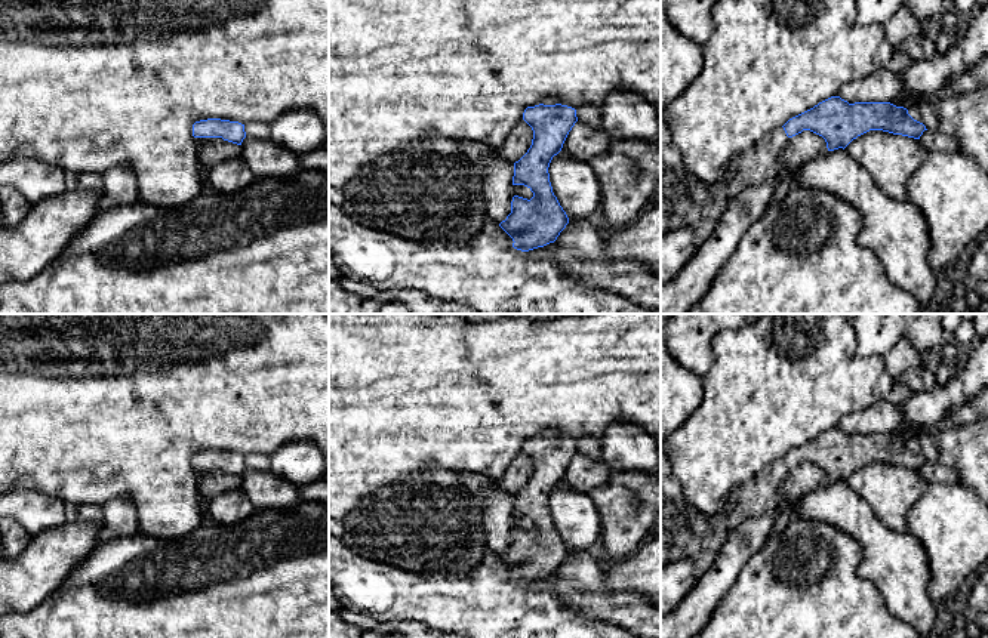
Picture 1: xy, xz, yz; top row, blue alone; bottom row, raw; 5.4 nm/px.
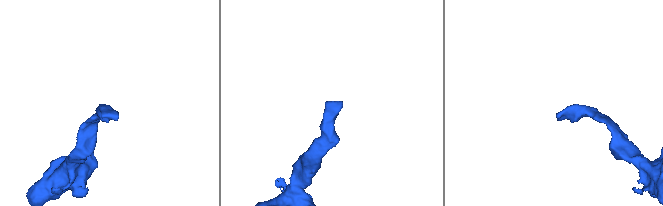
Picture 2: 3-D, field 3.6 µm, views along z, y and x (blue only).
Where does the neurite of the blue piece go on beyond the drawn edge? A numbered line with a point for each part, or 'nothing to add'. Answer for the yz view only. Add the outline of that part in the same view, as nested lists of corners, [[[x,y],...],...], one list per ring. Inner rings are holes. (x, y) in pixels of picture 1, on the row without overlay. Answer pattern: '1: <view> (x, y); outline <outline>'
1: yz (685, 532); outline [[[784,459],[775,460],[757,477],[733,488],[714,515],[705,515],[689,503],[672,474],[661,477],[661,567],[690,558],[696,582],[741,523],[787,508],[790,499],[782,484],[788,474]]]

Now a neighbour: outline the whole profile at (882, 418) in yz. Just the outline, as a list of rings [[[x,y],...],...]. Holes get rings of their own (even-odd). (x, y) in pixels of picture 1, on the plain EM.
[[[881,400],[864,410],[846,414],[837,428],[855,434],[890,434],[902,422],[902,404]]]

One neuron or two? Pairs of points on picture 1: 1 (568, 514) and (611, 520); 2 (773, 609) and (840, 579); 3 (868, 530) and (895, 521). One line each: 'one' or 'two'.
1: two
2: one
3: two

